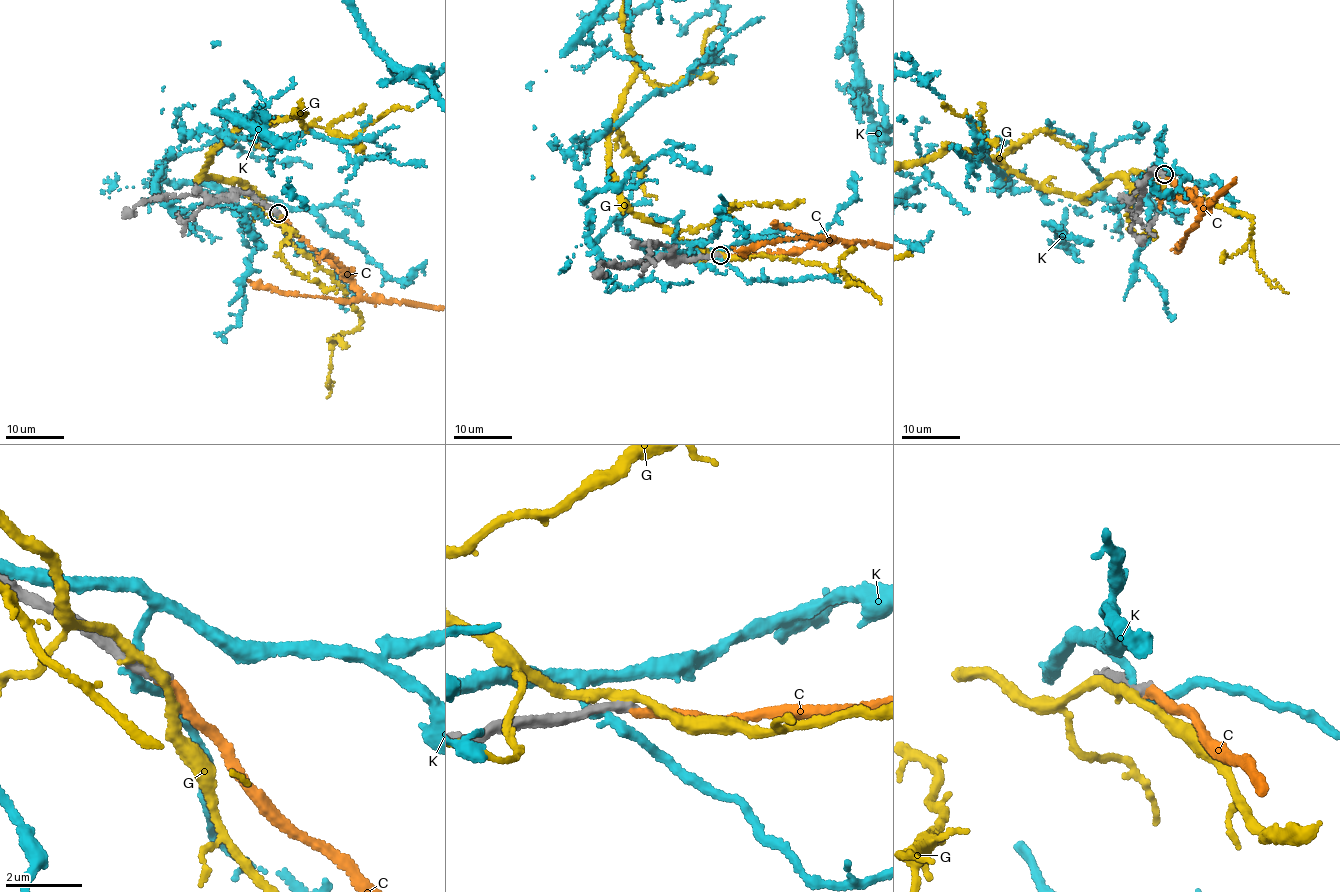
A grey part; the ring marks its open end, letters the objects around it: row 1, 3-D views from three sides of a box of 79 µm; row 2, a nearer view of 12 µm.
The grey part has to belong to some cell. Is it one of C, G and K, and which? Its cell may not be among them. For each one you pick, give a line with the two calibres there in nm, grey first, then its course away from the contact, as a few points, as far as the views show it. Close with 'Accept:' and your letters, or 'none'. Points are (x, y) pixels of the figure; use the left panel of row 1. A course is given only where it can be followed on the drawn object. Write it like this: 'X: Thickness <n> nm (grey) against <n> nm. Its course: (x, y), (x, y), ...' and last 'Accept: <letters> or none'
C: Thickness 300 nm (grey) against 280 nm
Accept: C

